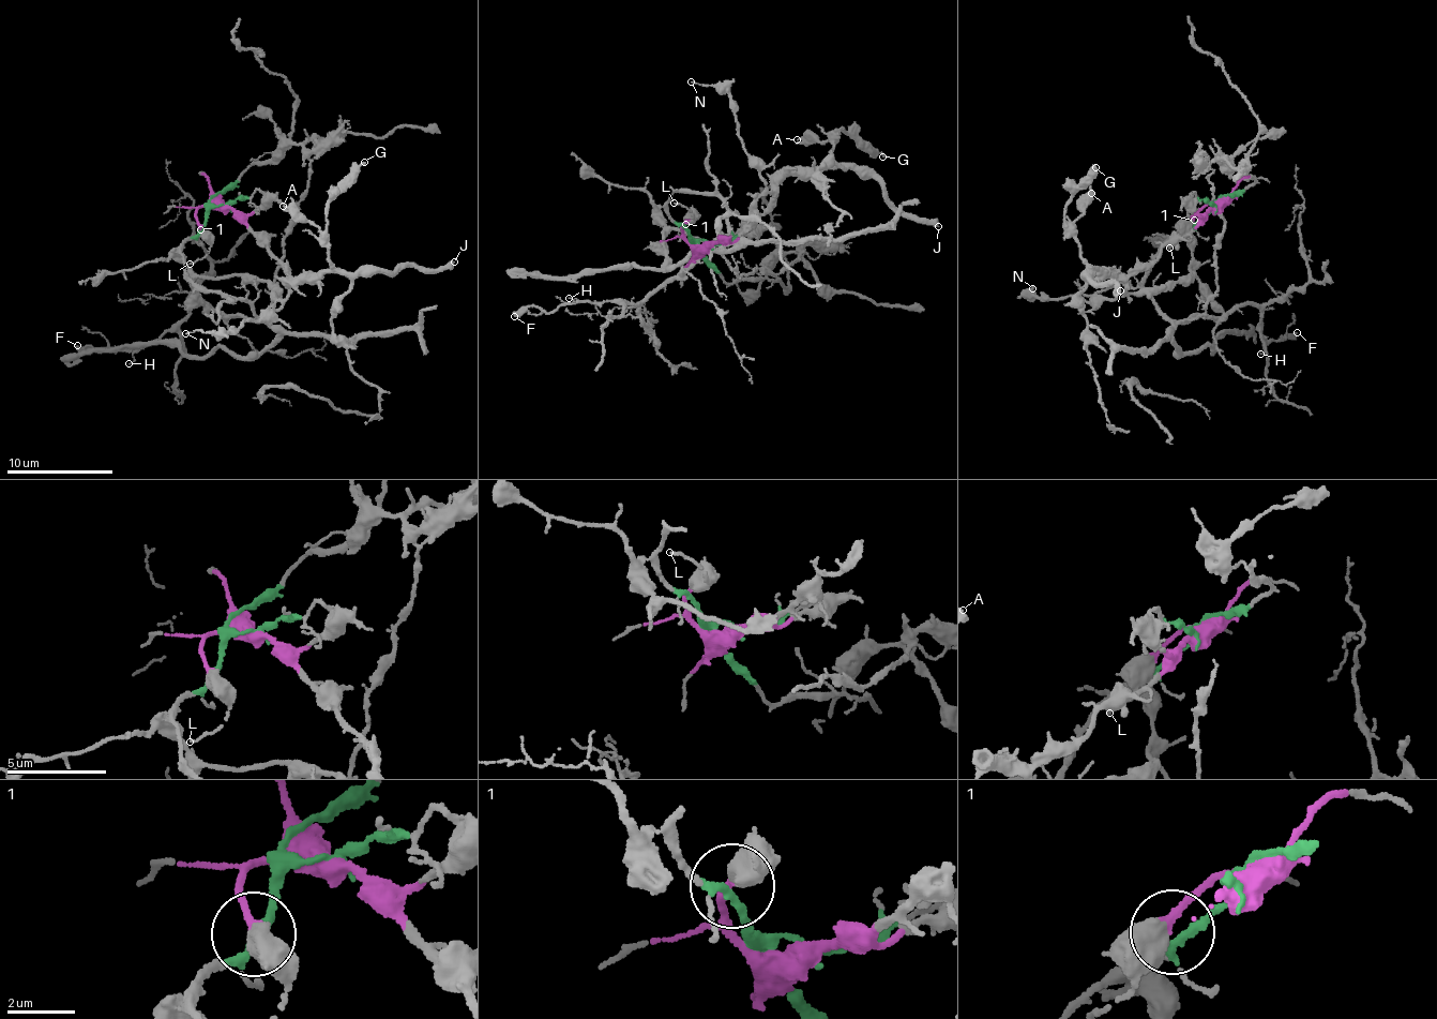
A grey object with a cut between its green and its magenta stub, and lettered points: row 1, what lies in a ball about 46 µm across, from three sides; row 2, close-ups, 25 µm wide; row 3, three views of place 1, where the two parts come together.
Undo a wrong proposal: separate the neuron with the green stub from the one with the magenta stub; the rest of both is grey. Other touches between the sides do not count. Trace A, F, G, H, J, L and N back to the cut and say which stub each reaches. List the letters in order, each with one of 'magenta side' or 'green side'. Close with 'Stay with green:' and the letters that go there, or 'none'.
A: magenta side
F: green side
G: magenta side
H: green side
J: magenta side
L: magenta side
N: magenta side
Stay with green: F, H

